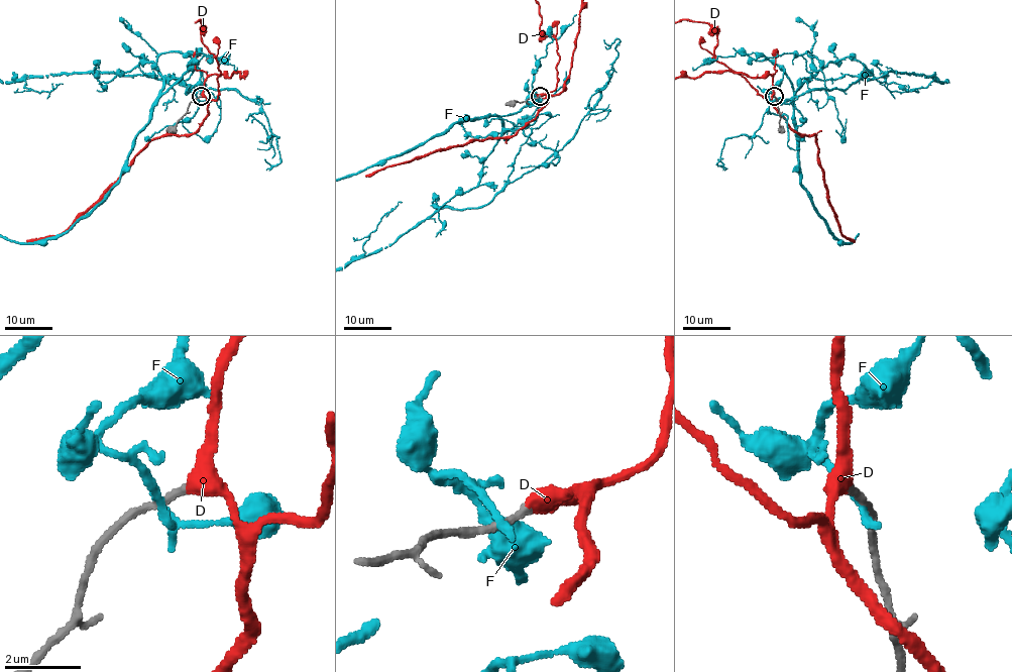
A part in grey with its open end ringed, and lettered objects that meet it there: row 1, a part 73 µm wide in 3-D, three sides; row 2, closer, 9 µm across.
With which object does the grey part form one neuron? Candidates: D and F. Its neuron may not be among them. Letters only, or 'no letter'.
D

